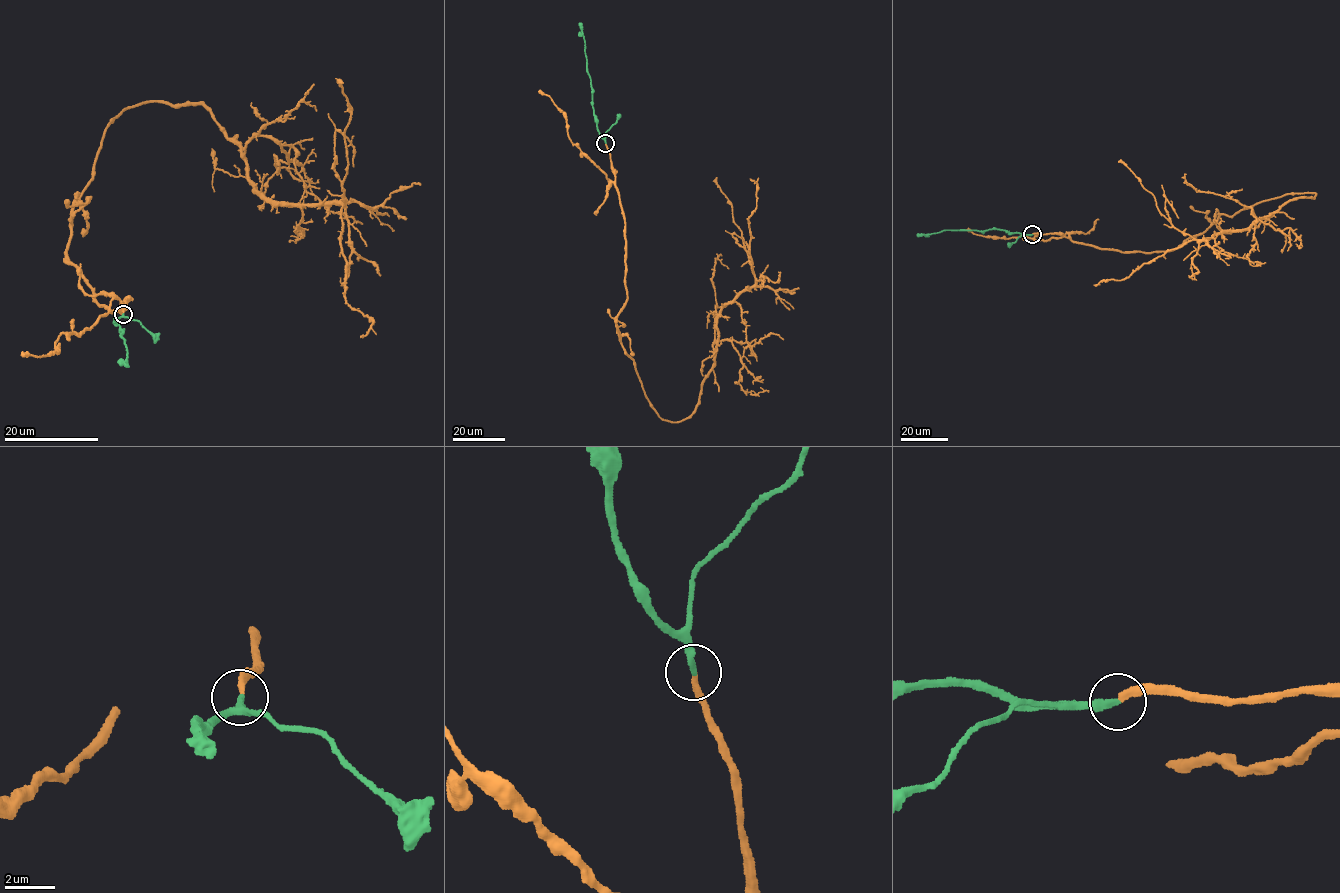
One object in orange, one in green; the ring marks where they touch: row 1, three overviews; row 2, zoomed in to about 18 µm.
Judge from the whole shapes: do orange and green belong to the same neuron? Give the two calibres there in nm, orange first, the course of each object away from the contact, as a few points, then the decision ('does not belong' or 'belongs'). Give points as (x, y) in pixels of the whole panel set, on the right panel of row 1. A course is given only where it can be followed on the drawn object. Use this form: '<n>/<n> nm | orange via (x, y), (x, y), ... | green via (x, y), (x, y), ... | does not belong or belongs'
240/260 nm | orange via (1033, 234), (1122, 252), (1173, 250), (1222, 214), (1316, 194), (1093, 285) | green via (1032, 234), (989, 229), (916, 234) | belongs

